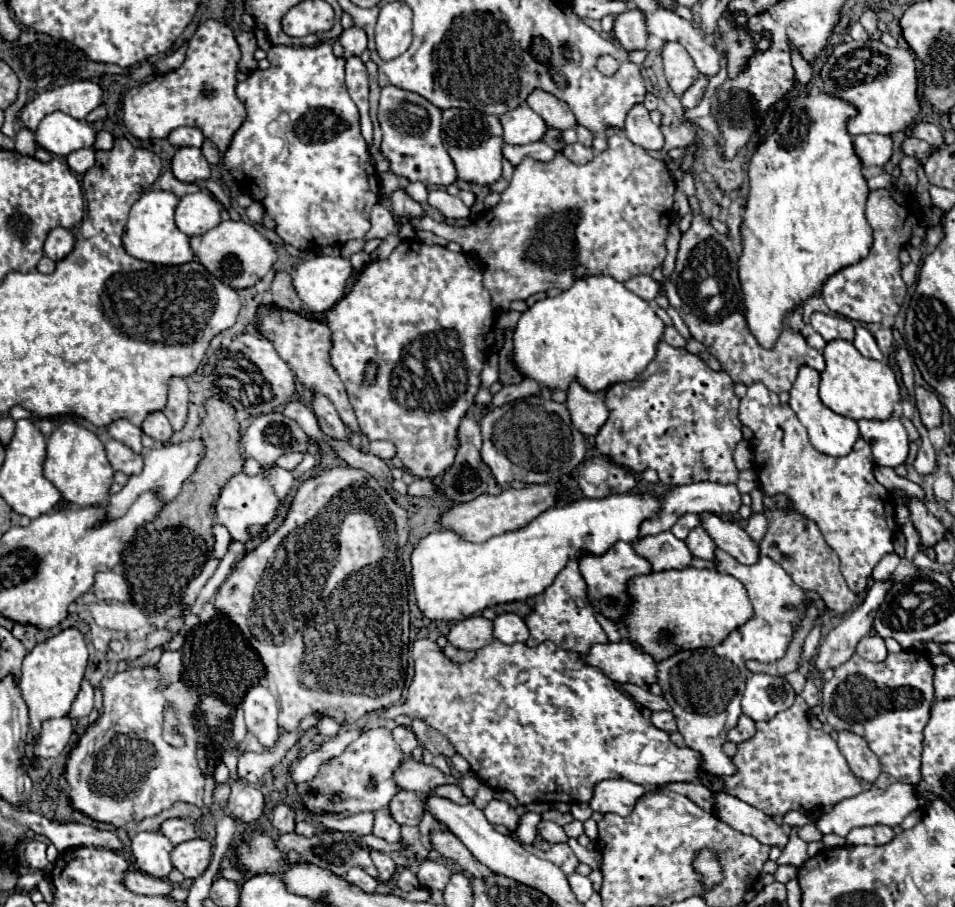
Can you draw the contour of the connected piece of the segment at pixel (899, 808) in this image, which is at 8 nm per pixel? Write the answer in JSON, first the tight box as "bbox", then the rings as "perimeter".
{"bbox":[814,782,926,836],"perimeter":[[[894,782],[890,784],[886,790],[880,788],[870,788],[868,792],[860,792],[852,798],[840,800],[840,804],[836,804],[830,812],[822,814],[814,824],[822,834],[836,834],[836,836],[846,836],[852,828],[858,826],[874,826],[874,824],[886,824],[886,826],[896,826],[902,824],[902,820],[914,812],[916,808],[924,806],[926,800],[922,796],[918,796],[914,792],[912,784],[902,784],[902,782]]]}

